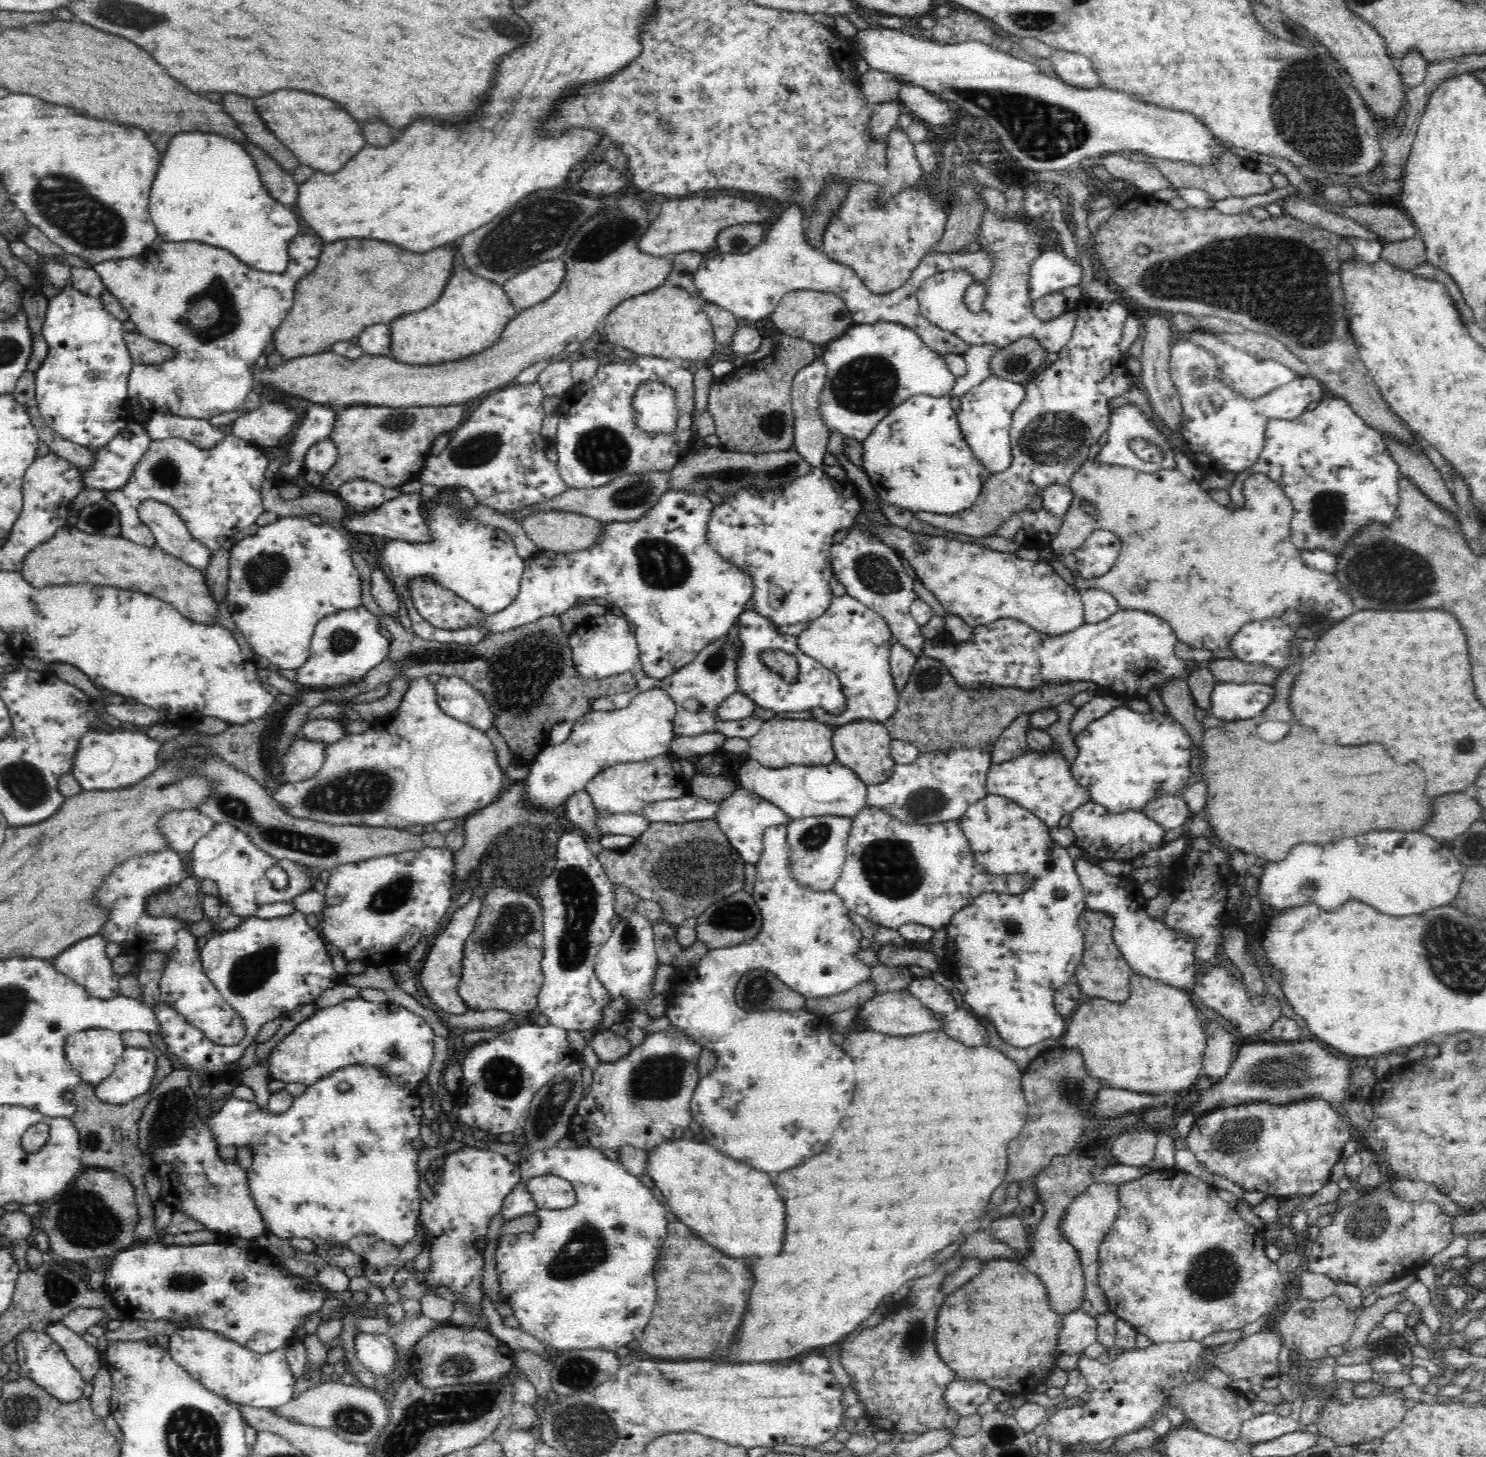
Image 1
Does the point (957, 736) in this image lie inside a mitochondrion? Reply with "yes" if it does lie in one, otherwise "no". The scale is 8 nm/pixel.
no

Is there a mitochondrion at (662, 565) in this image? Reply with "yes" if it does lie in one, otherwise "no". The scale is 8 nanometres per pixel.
yes

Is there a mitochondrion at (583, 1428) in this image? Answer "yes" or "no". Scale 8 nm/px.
yes

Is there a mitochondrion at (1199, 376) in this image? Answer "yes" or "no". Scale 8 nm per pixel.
yes

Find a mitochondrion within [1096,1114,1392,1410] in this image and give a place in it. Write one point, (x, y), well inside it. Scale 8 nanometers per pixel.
(1215, 1274)

